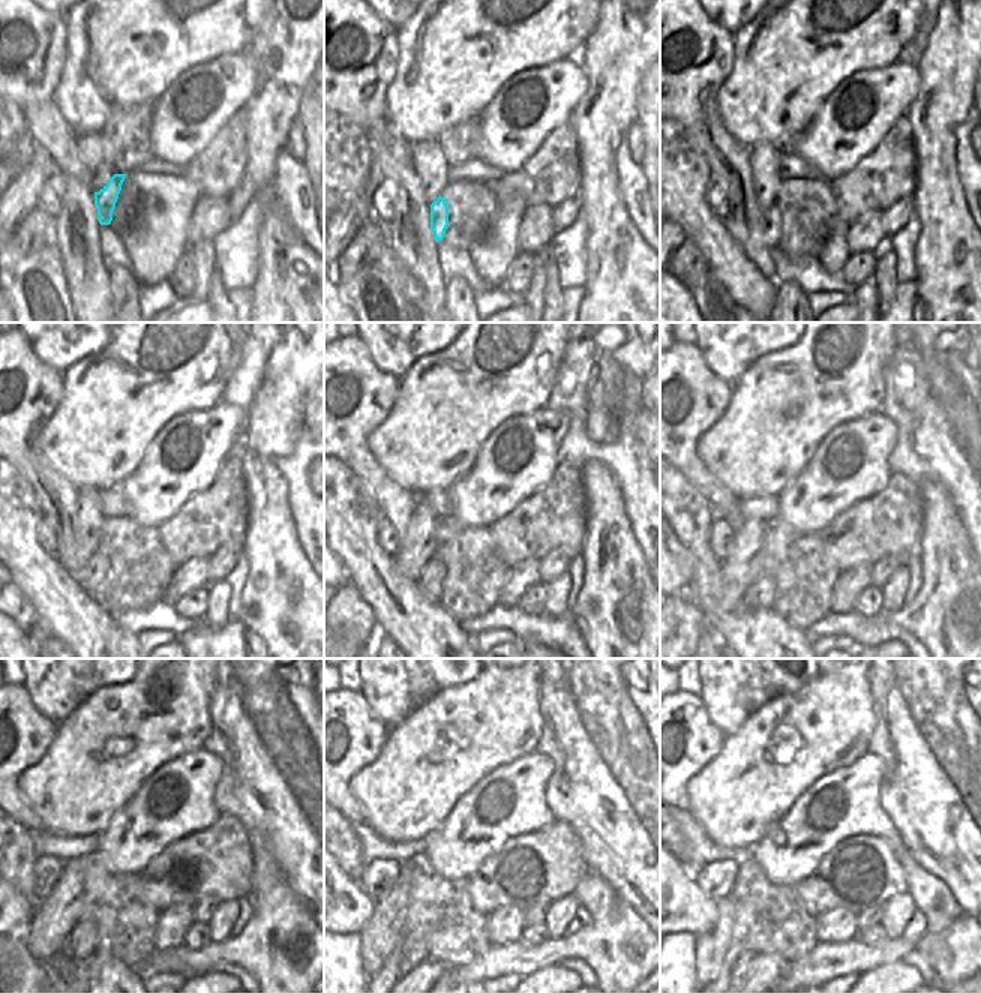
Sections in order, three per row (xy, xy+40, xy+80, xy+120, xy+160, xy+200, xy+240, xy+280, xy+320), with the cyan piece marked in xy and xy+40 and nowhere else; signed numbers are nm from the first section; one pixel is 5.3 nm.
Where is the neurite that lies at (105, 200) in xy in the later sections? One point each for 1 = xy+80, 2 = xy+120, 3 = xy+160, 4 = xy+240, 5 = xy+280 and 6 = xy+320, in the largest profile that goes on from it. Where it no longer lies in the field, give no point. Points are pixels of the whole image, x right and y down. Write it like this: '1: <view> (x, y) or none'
1: xy+80 (771, 218)
2: xy+120 (92, 576)
3: xy+160 (429, 582)
4: xy+240 (81, 942)
5: xy+280 (414, 948)
6: xy+320 (746, 957)

